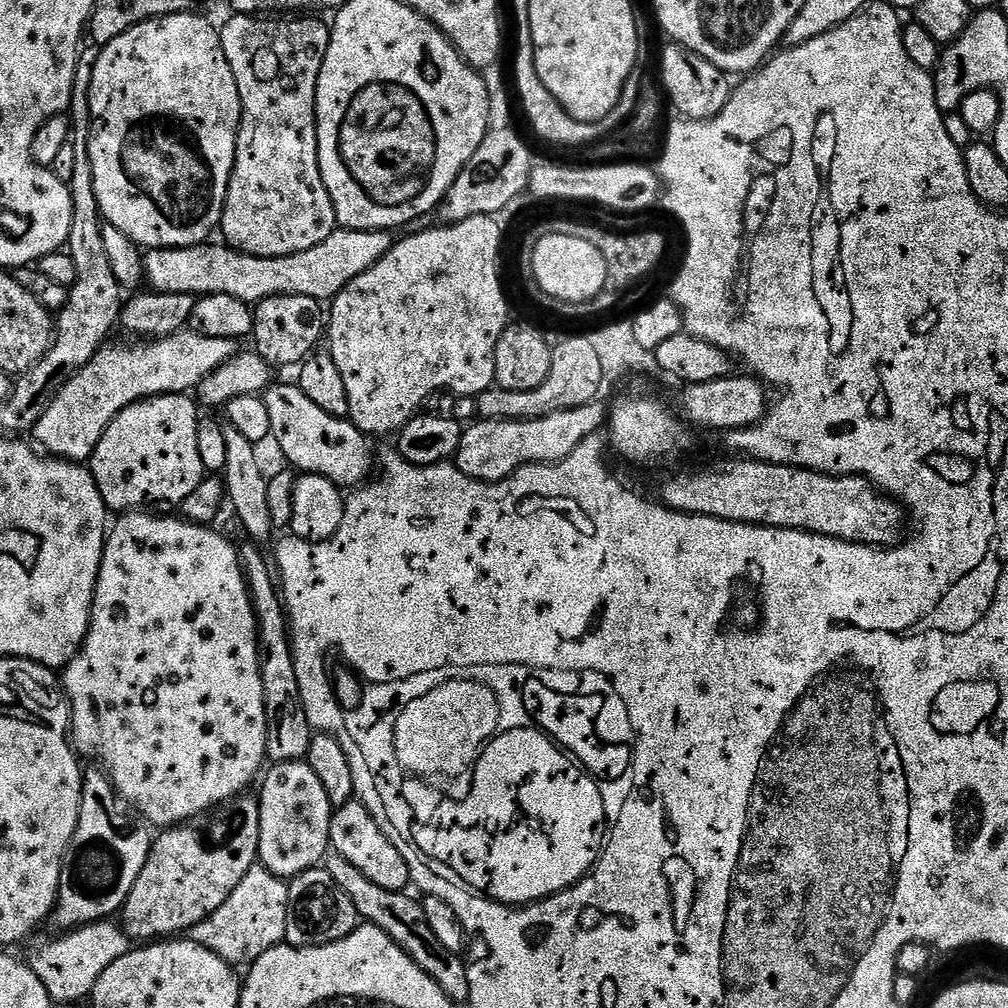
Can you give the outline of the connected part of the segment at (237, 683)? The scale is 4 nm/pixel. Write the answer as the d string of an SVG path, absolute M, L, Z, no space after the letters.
M133 510L121 515L117 519L120 521L111 525L104 542L104 557L94 590L88 633L79 654L62 672L62 687L72 712L72 743L77 753L84 758L97 756L99 767L108 773L117 796L139 812L149 825L156 827L157 824L160 830L195 821L195 816L203 817L213 808L247 793L251 789L248 787L257 783L267 761L265 694L259 664L257 620L237 545L232 545L222 533L215 532L215 527L191 524L175 515L164 515L168 514Z

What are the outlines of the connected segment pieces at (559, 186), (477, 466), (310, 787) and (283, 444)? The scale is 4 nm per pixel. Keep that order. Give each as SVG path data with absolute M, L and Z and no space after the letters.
M616 162L607 165L586 166L584 170L564 168L552 164L533 165L528 179L529 195L540 200L566 198L568 200L586 200L619 212L622 208L642 208L654 200L659 173L642 162Z
M600 402L578 406L574 410L550 414L546 418L537 420L485 420L480 418L464 428L460 439L458 467L462 470L462 474L470 478L483 480L485 484L496 484L500 480L507 480L518 469L528 464L557 464L559 460L565 460L570 454L574 454L574 450L578 450L583 440L596 436L603 424L605 427L606 408L603 408Z
M304 760L272 764L263 773L259 788L259 863L281 878L291 878L317 867L330 852L330 822L334 811L318 774Z
M273 383L263 393L266 411L270 414L272 427L271 439L276 440L280 452L289 460L293 469L307 474L313 472L319 476L330 478L342 490L352 490L363 485L372 472L374 452L369 437L358 431L351 420L326 414L306 394L302 394L299 383Z

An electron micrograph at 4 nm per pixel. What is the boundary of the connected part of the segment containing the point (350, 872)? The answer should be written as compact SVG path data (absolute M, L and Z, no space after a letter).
M332 852L326 860L326 871L338 886L354 902L354 910L361 921L378 926L397 944L403 952L415 962L422 971L430 974L434 982L446 994L446 998L452 1000L453 1005L467 1005L470 998L470 978L468 977L468 966L465 957L458 952L446 950L442 942L438 942L438 937L434 935L434 930L430 930L430 925L426 922L423 903L419 899L408 896L407 891L395 892L394 890L382 890L366 874L362 874L351 864L342 858L342 854Z

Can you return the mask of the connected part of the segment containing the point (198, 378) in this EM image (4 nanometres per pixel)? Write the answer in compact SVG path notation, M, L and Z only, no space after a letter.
M191 330L147 342L128 343L132 344L105 344L78 374L61 383L59 392L34 429L35 443L47 455L58 460L91 461L98 442L102 442L102 434L106 434L106 426L110 426L122 410L152 396L191 393L238 352L235 340L210 338Z

